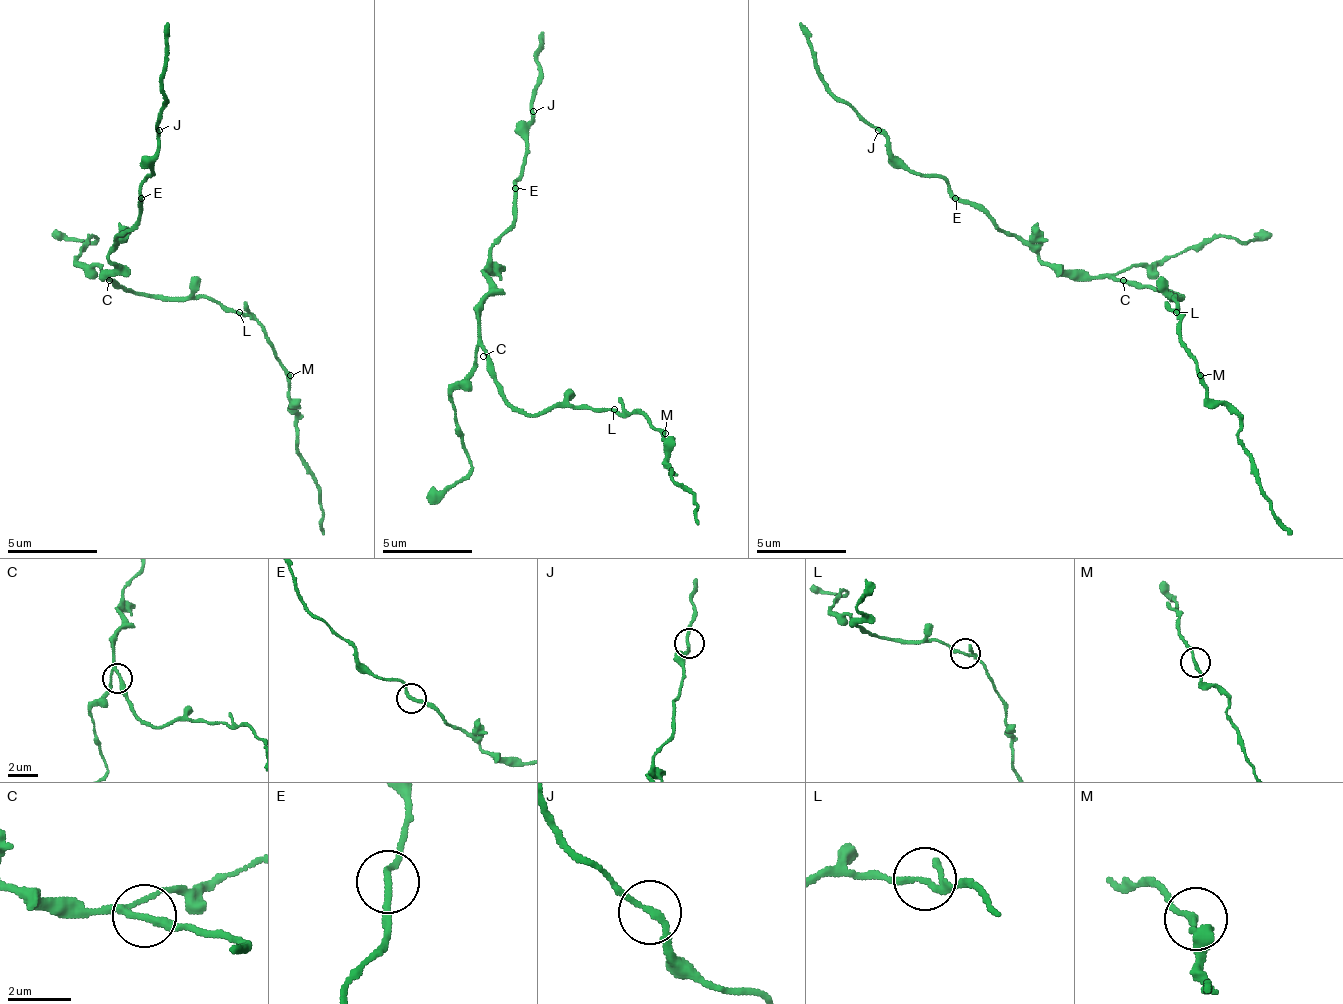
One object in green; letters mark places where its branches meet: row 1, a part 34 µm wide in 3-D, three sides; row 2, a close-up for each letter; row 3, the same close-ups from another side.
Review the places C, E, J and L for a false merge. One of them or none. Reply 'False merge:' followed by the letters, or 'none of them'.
False merge: none of them

